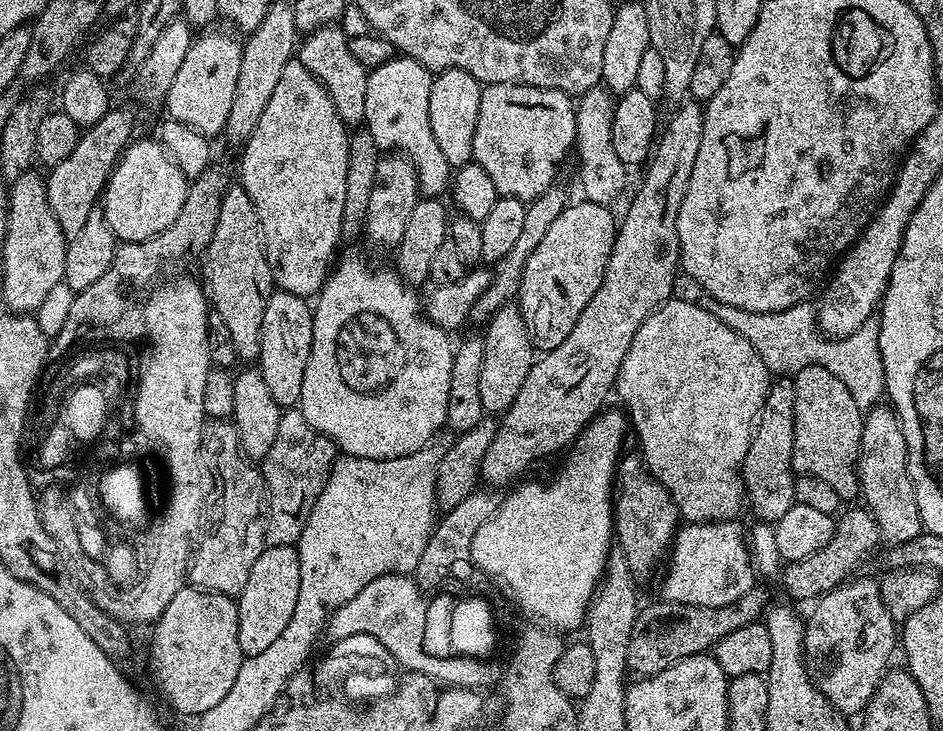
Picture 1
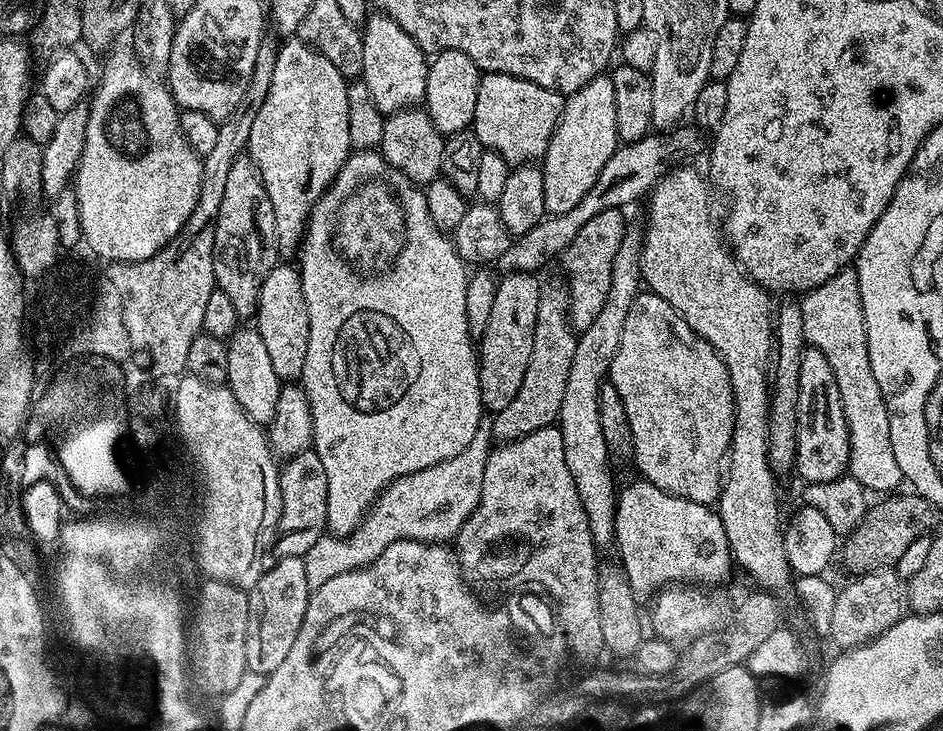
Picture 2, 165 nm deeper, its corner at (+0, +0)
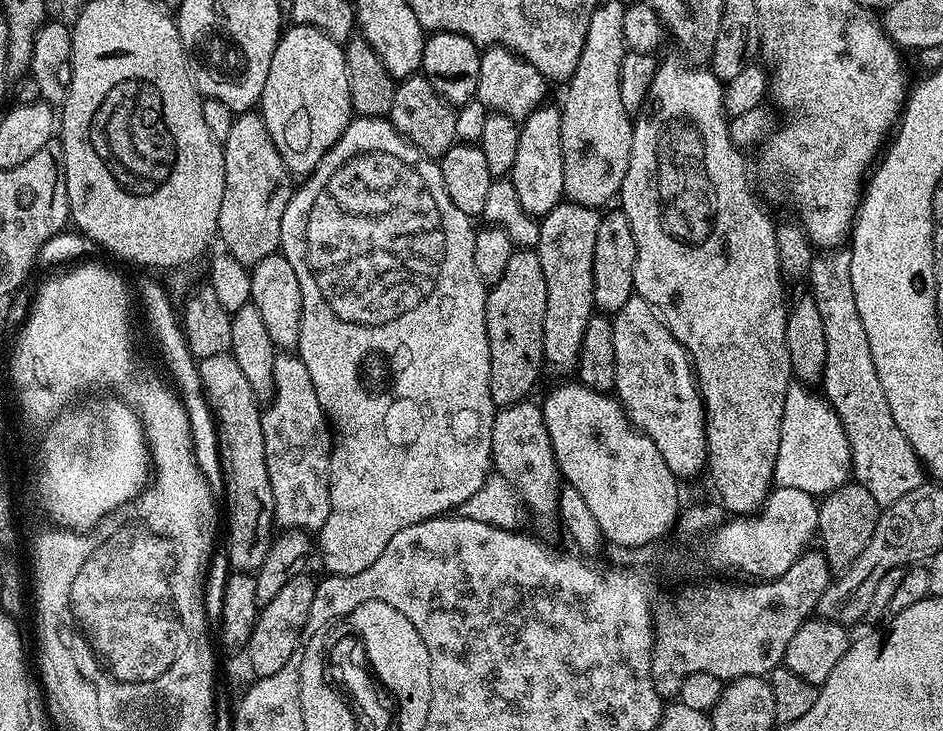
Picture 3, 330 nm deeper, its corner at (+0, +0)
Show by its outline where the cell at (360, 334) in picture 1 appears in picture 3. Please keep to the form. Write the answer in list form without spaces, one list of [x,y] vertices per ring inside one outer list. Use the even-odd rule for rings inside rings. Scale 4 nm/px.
[[[356,116],[346,126],[346,130],[334,142],[334,146],[318,162],[318,166],[303,181],[304,184],[295,189],[286,206],[286,214],[282,214],[282,234],[280,235],[279,251],[294,266],[294,274],[298,277],[298,286],[302,286],[302,326],[300,327],[300,337],[296,343],[295,351],[306,362],[306,370],[310,373],[310,382],[314,382],[314,394],[318,394],[318,402],[322,406],[324,415],[327,416],[331,431],[334,433],[332,442],[332,457],[330,458],[330,474],[328,475],[328,485],[330,486],[330,514],[326,518],[324,525],[320,527],[318,533],[318,552],[324,555],[324,564],[328,567],[327,571],[333,576],[349,576],[350,574],[362,574],[366,566],[371,566],[378,559],[378,554],[386,550],[386,545],[390,543],[390,538],[398,534],[398,530],[406,530],[406,526],[414,526],[423,520],[433,520],[436,516],[443,516],[459,509],[466,498],[471,498],[482,490],[486,478],[493,471],[492,466],[492,423],[498,411],[490,398],[490,342],[486,334],[486,285],[474,270],[474,238],[476,237],[476,228],[474,227],[473,217],[467,216],[454,202],[450,202],[450,194],[446,194],[446,186],[442,182],[440,165],[433,157],[427,156],[418,146],[410,143],[405,136],[392,125],[391,119],[383,116]]]

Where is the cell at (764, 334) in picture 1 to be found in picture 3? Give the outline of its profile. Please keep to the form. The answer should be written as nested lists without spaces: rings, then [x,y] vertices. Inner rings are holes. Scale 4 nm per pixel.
[[[844,246],[817,251],[806,273],[806,281],[826,330],[822,395],[838,414],[842,430],[850,442],[855,483],[870,490],[870,498],[885,506],[925,483],[926,472],[906,434],[898,430],[898,422],[894,422],[894,414],[890,414],[886,394],[882,394],[882,382],[878,382],[878,374],[874,370],[874,358],[870,358],[870,342],[866,338],[866,330],[862,330],[858,306],[854,306],[854,286],[850,286],[851,257],[851,251]]]

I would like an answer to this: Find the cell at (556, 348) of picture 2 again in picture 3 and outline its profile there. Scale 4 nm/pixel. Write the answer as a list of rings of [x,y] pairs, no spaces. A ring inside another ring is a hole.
[[[562,202],[554,206],[540,220],[540,233],[535,252],[542,262],[542,278],[546,278],[546,318],[542,318],[542,350],[545,369],[552,372],[576,371],[576,359],[580,353],[582,334],[586,332],[586,322],[594,315],[592,291],[594,290],[594,242],[598,236],[601,213],[595,207]]]

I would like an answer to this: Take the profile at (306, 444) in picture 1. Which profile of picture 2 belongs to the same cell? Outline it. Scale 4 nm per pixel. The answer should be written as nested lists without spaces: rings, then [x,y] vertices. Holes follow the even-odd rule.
[[[315,450],[302,451],[283,461],[280,468],[280,493],[282,510],[280,520],[276,523],[276,532],[279,535],[275,537],[275,540],[277,539],[275,555],[304,557],[310,546],[314,546],[314,542],[322,539],[328,527],[326,470],[322,470],[322,462]]]

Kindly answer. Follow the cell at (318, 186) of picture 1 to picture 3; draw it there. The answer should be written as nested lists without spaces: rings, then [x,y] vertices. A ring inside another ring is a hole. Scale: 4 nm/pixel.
[[[296,22],[291,26],[270,58],[270,74],[266,74],[258,111],[289,173],[304,178],[338,142],[354,113],[343,47],[313,24]]]

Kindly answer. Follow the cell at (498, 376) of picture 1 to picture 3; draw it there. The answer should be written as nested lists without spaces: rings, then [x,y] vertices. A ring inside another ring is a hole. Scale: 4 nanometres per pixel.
[[[535,250],[513,251],[510,263],[496,284],[487,289],[486,334],[490,342],[490,398],[497,409],[525,399],[536,384],[544,365],[542,350],[542,318],[546,318],[546,278],[542,278],[542,262]]]

